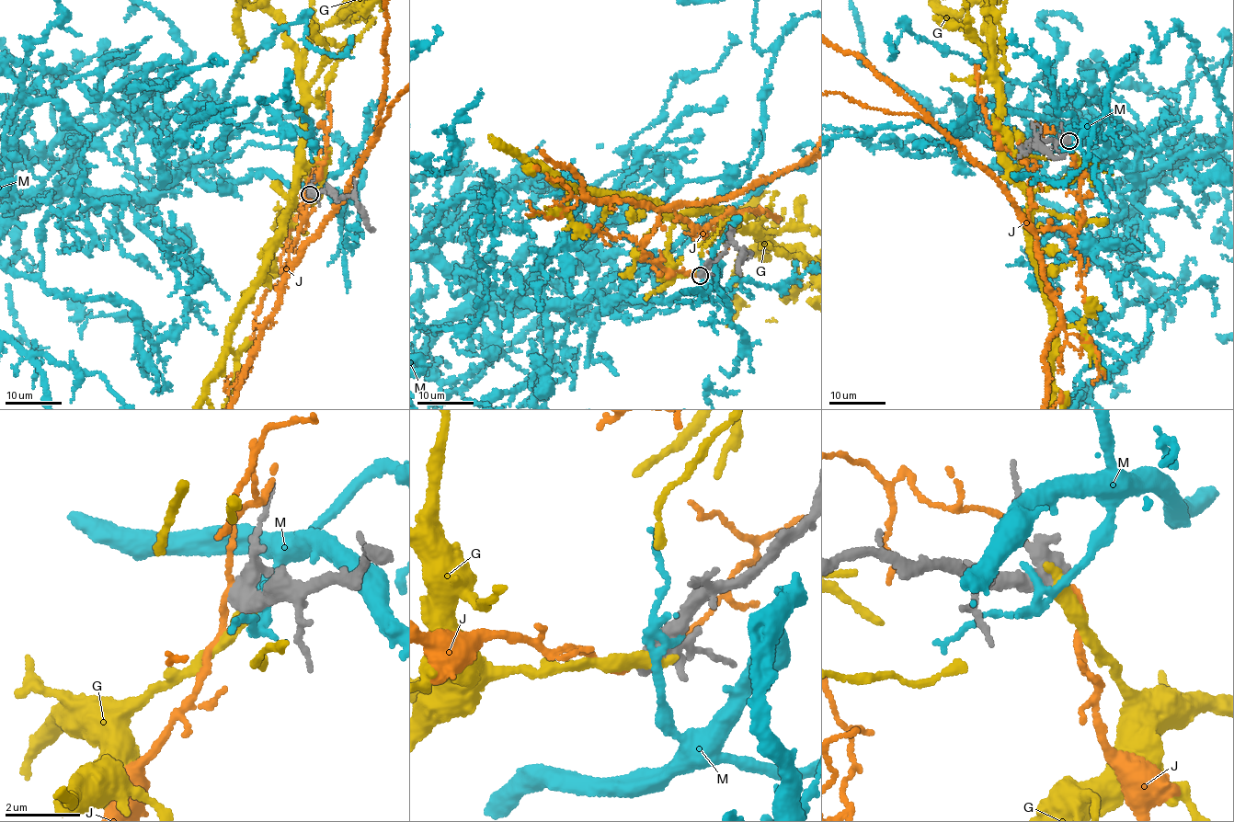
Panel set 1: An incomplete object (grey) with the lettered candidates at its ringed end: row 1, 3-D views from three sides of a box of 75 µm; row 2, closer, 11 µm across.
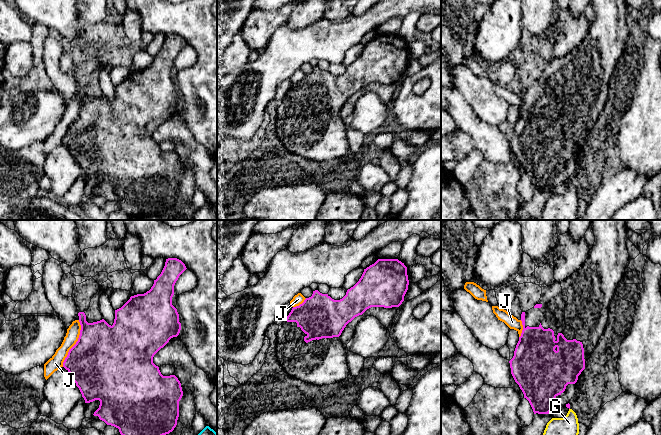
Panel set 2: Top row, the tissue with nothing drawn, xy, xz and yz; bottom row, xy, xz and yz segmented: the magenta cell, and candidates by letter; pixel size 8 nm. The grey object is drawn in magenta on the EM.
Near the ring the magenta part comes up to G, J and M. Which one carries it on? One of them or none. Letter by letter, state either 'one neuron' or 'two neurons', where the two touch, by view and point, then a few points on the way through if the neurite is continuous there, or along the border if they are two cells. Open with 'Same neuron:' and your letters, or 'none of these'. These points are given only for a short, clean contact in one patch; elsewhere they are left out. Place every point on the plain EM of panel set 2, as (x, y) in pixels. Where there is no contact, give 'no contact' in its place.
Same neuron: none of these
G: two neurons | no contact
J: two neurons | xy (76, 119) | along xy (79, 96), (80, 110), (78, 116), (69, 126), (62, 142)
M: two neurons | no contact

